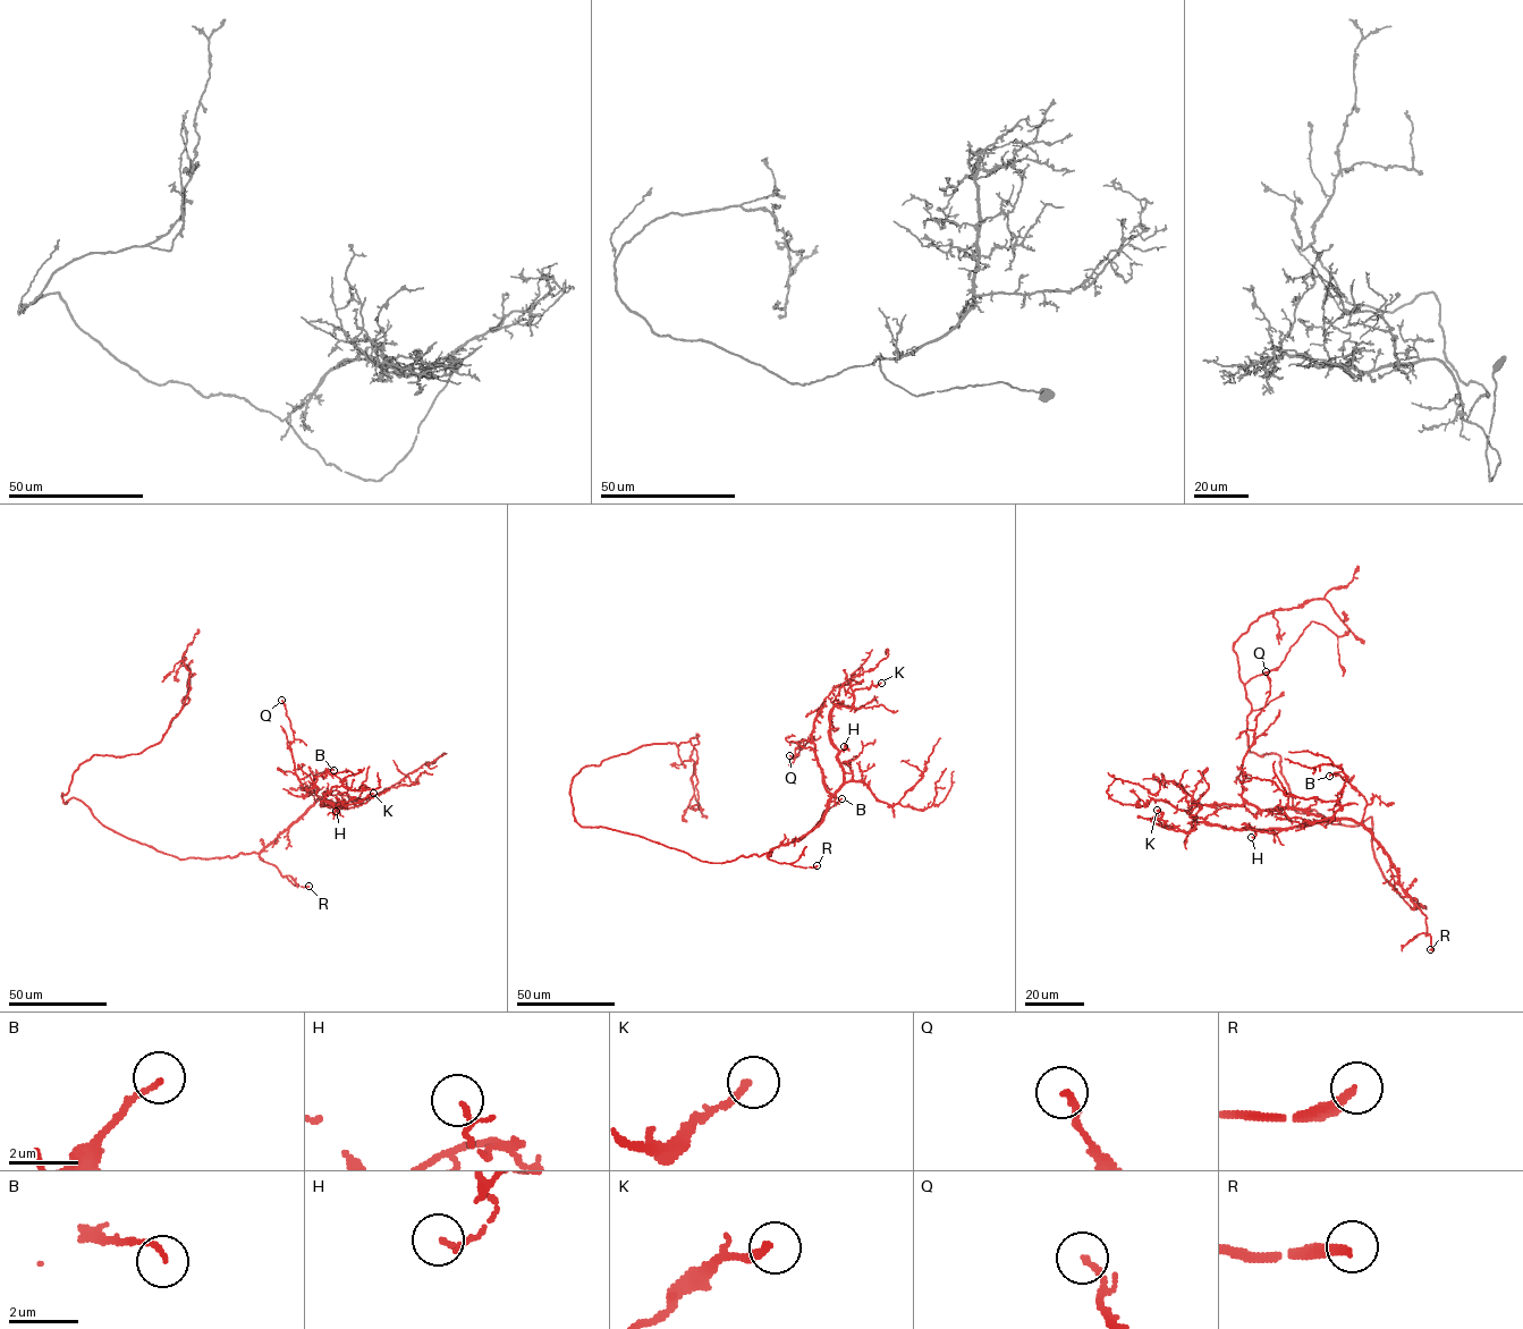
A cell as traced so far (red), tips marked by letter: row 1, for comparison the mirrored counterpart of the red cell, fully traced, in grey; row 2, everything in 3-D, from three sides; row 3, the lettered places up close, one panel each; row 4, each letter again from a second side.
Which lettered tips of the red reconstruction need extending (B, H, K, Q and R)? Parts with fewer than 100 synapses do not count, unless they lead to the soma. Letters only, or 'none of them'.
R

